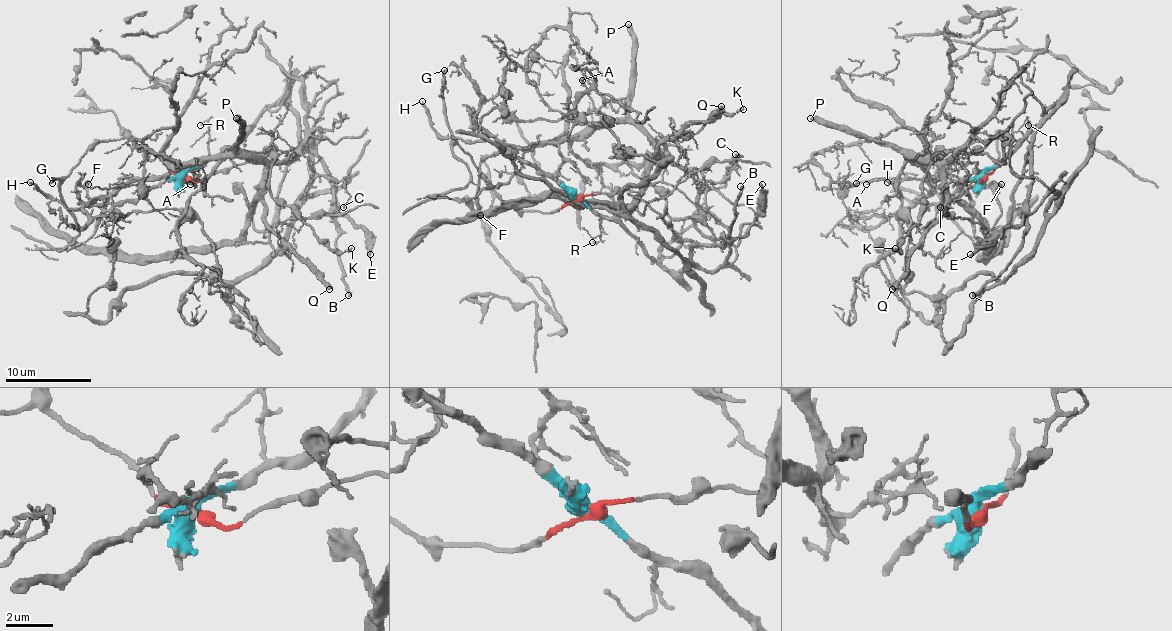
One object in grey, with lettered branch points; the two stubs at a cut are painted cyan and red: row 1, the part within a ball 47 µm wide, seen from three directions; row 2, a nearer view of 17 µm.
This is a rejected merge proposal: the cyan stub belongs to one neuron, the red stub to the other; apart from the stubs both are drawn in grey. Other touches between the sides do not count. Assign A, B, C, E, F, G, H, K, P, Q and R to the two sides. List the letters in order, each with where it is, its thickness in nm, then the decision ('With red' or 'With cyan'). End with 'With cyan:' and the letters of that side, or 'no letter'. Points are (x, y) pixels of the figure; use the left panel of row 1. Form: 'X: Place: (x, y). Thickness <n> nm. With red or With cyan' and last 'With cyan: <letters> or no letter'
A: Place: (190, 184). Thickness 160 nm. With red
B: Place: (348, 295). Thickness 280 nm. With cyan
C: Place: (343, 207). Thickness 150 nm. With red
E: Place: (370, 254). Thickness 320 nm. With cyan
F: Place: (88, 184). Thickness 200 nm. With cyan
G: Place: (52, 183). Thickness 200 nm. With red
H: Place: (30, 182). Thickness 170 nm. With cyan
K: Place: (351, 248). Thickness 200 nm. With red
P: Place: (236, 118). Thickness 500 nm. With red
Q: Place: (329, 289). Thickness 380 nm. With red
R: Place: (200, 125). Thickness 130 nm. With cyan
With cyan: B, E, F, H, R

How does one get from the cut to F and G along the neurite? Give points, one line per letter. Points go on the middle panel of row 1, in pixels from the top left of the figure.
F: (575, 199), (529, 164), (508, 153), (493, 153), (480, 164), (480, 216)
G: (577, 199), (553, 212), (521, 212), (506, 203), (452, 134), (443, 99), (443, 69)

